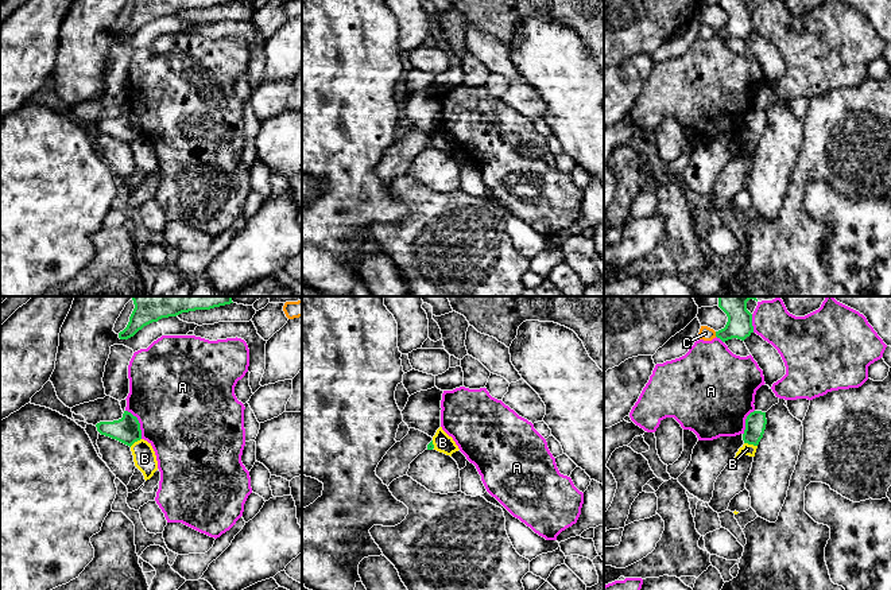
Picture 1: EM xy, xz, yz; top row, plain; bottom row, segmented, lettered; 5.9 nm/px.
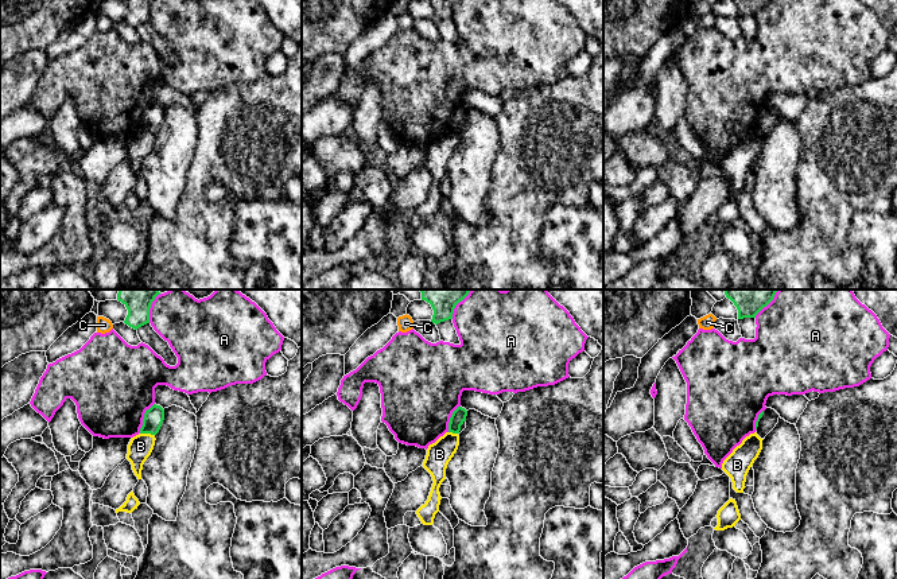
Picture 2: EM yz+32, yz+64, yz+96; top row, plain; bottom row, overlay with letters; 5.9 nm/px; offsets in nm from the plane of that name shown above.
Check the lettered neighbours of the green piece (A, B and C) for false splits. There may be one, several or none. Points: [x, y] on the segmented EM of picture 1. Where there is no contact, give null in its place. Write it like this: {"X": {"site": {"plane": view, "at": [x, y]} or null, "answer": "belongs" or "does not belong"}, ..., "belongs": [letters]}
{"A": {"site": {"plane": "xy", "at": [139, 423]}, "answer": "does not belong"}, "B": {"site": {"plane": "yz", "at": [751, 443]}, "answer": "does not belong"}, "C": {"site": {"plane": "yz", "at": [716, 334]}, "answer": "does not belong"}, "belongs": []}

